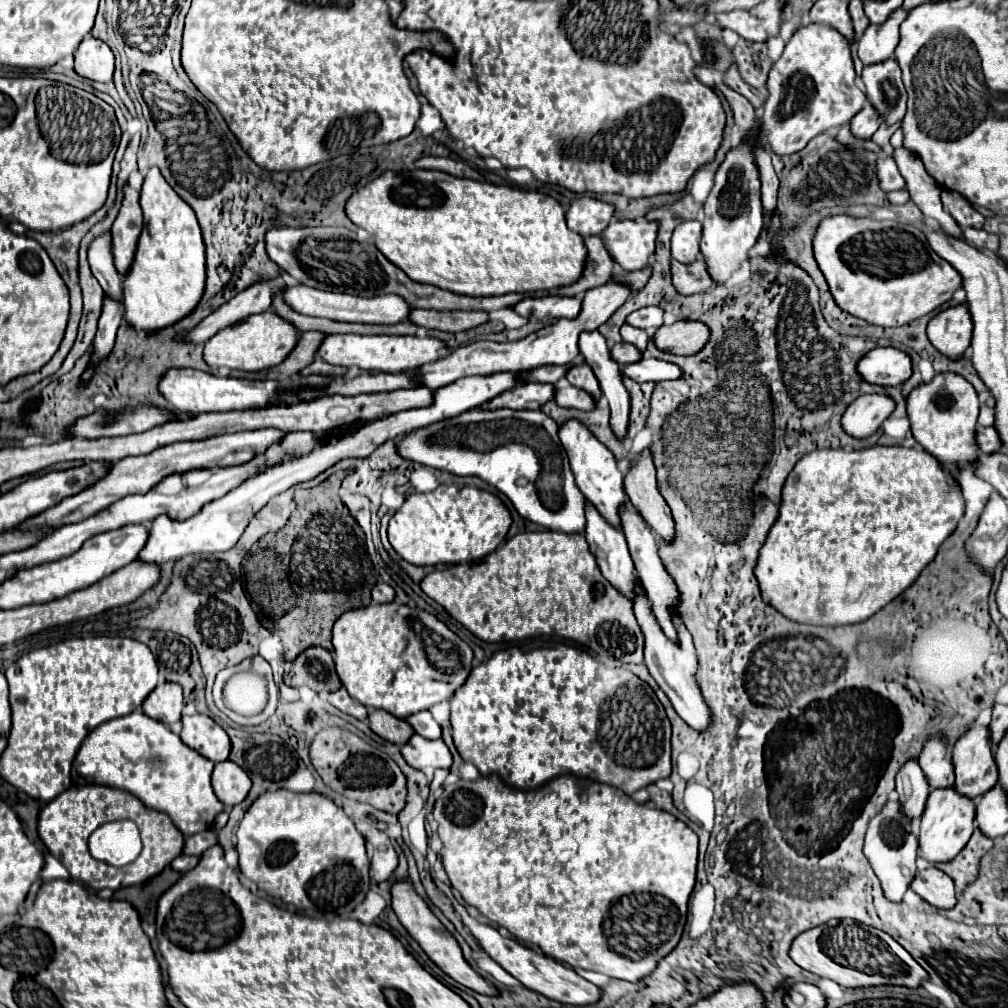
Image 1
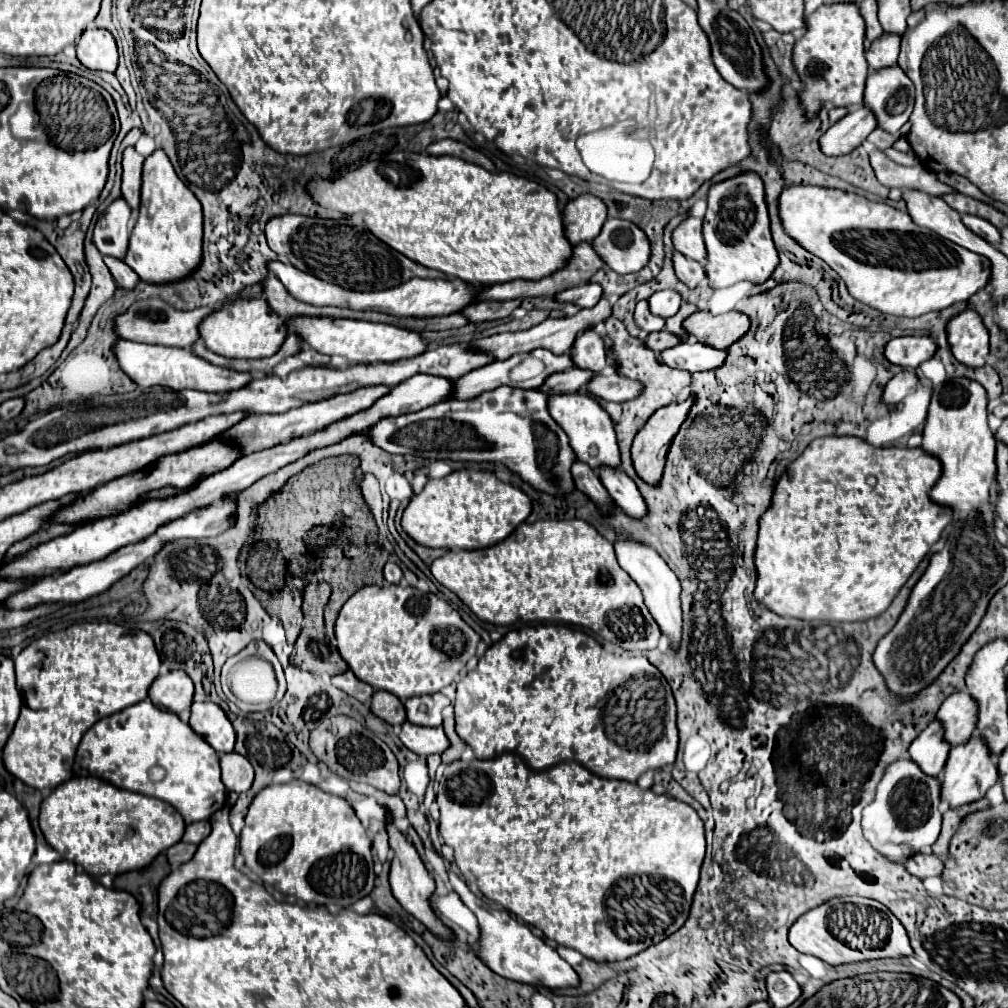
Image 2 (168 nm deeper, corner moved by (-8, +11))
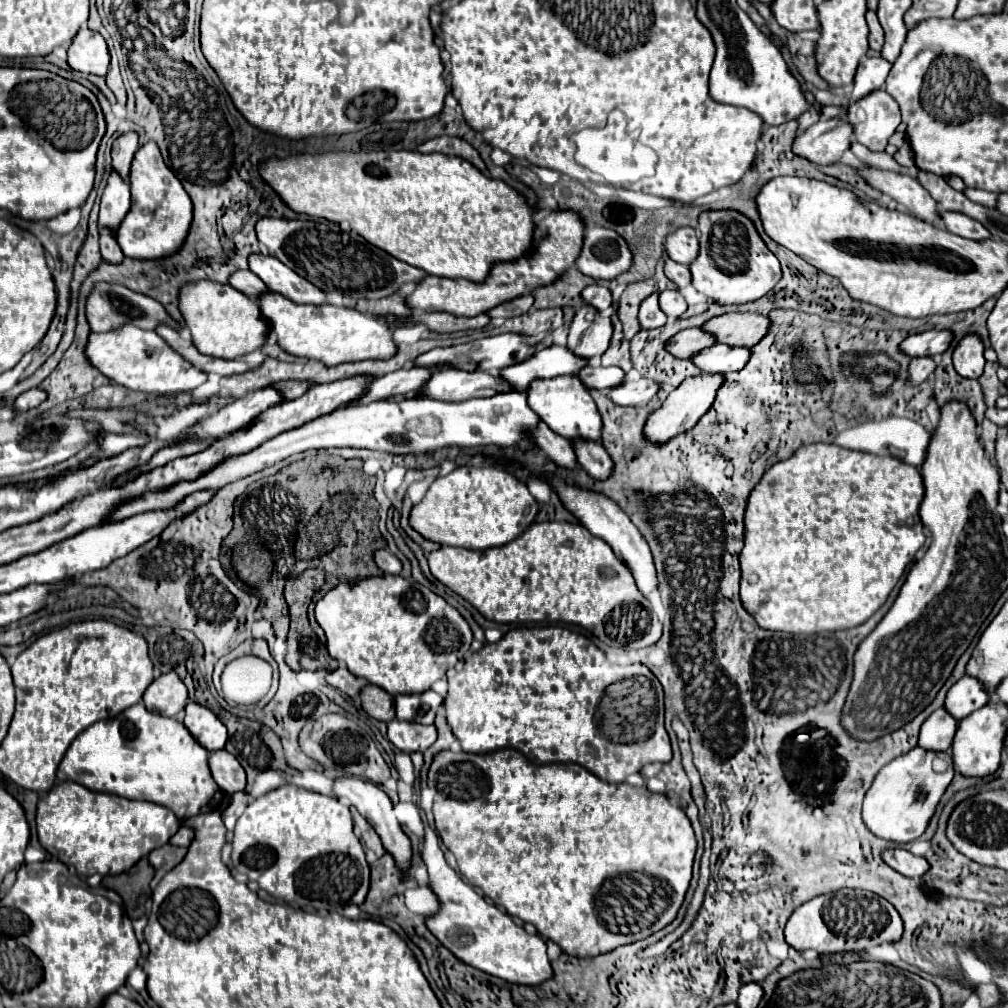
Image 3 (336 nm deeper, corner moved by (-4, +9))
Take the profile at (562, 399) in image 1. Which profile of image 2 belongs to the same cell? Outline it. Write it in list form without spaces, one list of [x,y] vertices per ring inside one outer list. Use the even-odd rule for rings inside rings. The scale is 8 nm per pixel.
[[[599,373],[593,377],[591,383],[587,383],[587,391],[593,397],[601,397],[607,401],[631,401],[641,395],[643,385],[639,381],[633,381],[629,377],[621,377],[617,373]]]

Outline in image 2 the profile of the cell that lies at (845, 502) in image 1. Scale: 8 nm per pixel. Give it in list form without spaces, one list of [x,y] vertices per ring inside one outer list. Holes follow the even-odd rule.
[[[819,437],[815,439],[777,479],[771,505],[759,517],[759,539],[755,549],[755,567],[757,567],[757,585],[755,585],[755,599],[767,605],[771,611],[783,617],[795,617],[803,621],[867,621],[881,615],[905,581],[911,577],[915,567],[921,559],[929,553],[929,547],[941,537],[943,529],[953,521],[953,511],[949,507],[941,507],[929,499],[931,487],[941,477],[941,463],[927,455],[923,449],[909,449],[909,447],[873,447],[859,437]]]

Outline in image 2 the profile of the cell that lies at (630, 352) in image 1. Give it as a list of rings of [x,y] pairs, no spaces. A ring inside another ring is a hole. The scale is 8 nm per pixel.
[[[665,329],[659,331],[659,333],[651,333],[651,335],[647,337],[647,341],[645,341],[645,345],[647,345],[649,349],[653,349],[655,353],[661,353],[661,351],[665,351],[665,349],[669,349],[669,347],[679,345],[679,343],[681,343],[681,337],[669,333],[669,331],[665,331]]]

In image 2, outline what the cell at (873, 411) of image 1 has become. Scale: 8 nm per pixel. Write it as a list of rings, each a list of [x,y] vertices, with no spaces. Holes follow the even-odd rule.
[[[903,369],[887,383],[887,387],[883,391],[883,401],[889,405],[901,403],[909,393],[913,393],[917,389],[917,381],[919,379],[917,379],[915,369]]]

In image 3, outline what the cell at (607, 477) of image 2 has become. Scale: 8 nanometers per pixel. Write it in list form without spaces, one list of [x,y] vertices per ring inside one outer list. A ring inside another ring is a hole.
[[[579,441],[575,443],[575,453],[579,465],[593,477],[593,479],[609,479],[613,473],[613,461],[603,449],[601,443],[591,443],[591,441]]]

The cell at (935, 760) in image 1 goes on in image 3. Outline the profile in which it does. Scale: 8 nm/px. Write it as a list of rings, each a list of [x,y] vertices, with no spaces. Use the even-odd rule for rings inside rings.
[[[963,675],[949,691],[945,699],[945,709],[955,717],[957,721],[963,721],[973,711],[985,707],[989,703],[989,695],[985,693],[983,685],[979,681]]]

